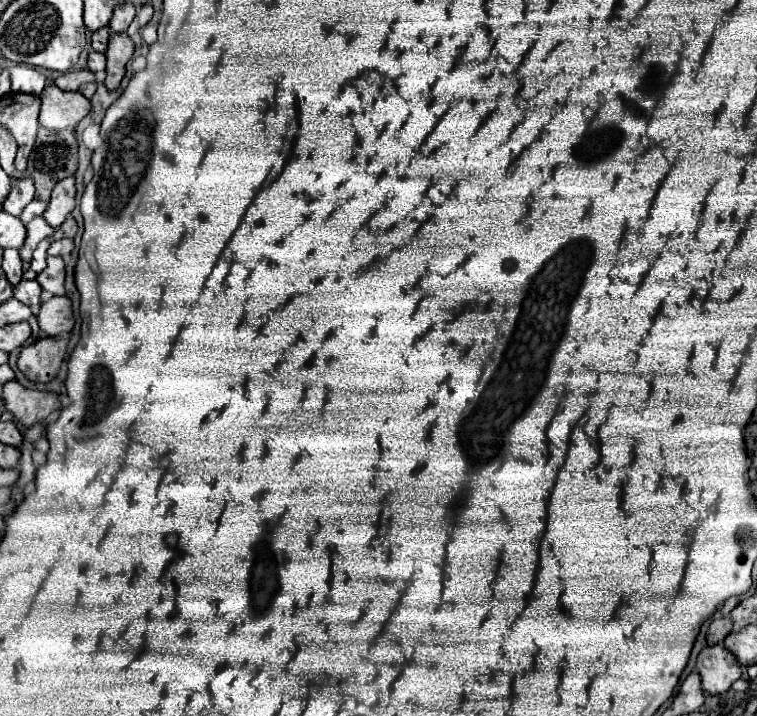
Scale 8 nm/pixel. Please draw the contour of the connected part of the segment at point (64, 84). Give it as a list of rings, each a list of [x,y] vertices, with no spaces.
[[[80,70],[80,72],[62,74],[54,80],[54,84],[60,86],[62,90],[78,90],[86,82],[96,82],[96,74],[90,72],[90,70]]]

